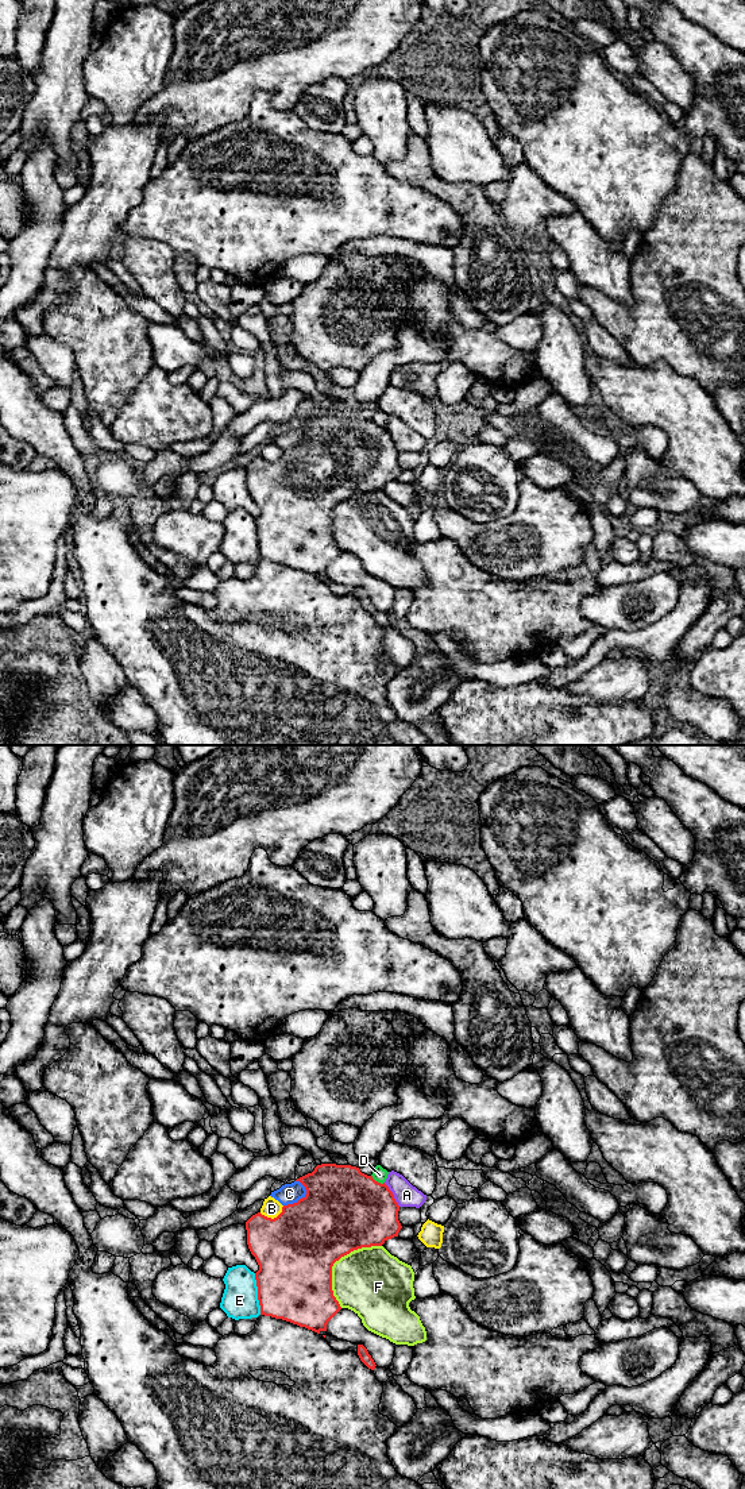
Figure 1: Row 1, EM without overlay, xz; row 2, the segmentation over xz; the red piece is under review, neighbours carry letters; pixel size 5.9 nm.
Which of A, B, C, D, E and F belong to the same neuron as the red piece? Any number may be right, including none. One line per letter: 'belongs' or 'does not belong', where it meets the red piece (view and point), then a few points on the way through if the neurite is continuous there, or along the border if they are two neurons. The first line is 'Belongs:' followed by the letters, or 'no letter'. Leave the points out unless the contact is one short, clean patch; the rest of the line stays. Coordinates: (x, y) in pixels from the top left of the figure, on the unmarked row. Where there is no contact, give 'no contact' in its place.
Belongs: no letter
A: does not belong; meets red in xz at (393, 439)
B: does not belong; meets red in xz at (274, 462)
C: does not belong; meets red in xz at (302, 442)
D: does not belong; meets red in xz at (377, 425)
E: does not belong; meets red in xz at (258, 537)
F: does not belong; meets red in xz at (335, 505)

